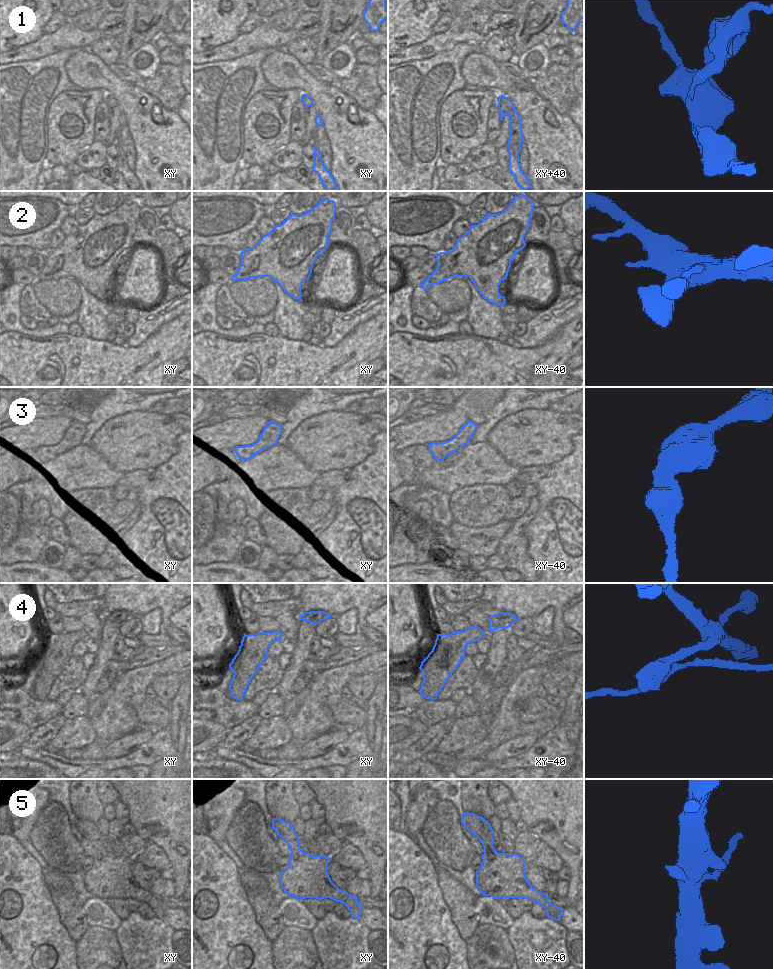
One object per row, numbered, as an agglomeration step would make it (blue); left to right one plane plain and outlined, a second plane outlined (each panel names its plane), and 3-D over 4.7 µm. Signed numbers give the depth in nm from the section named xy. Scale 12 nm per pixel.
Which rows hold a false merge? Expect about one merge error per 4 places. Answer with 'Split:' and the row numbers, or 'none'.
Split: 1, 4.

